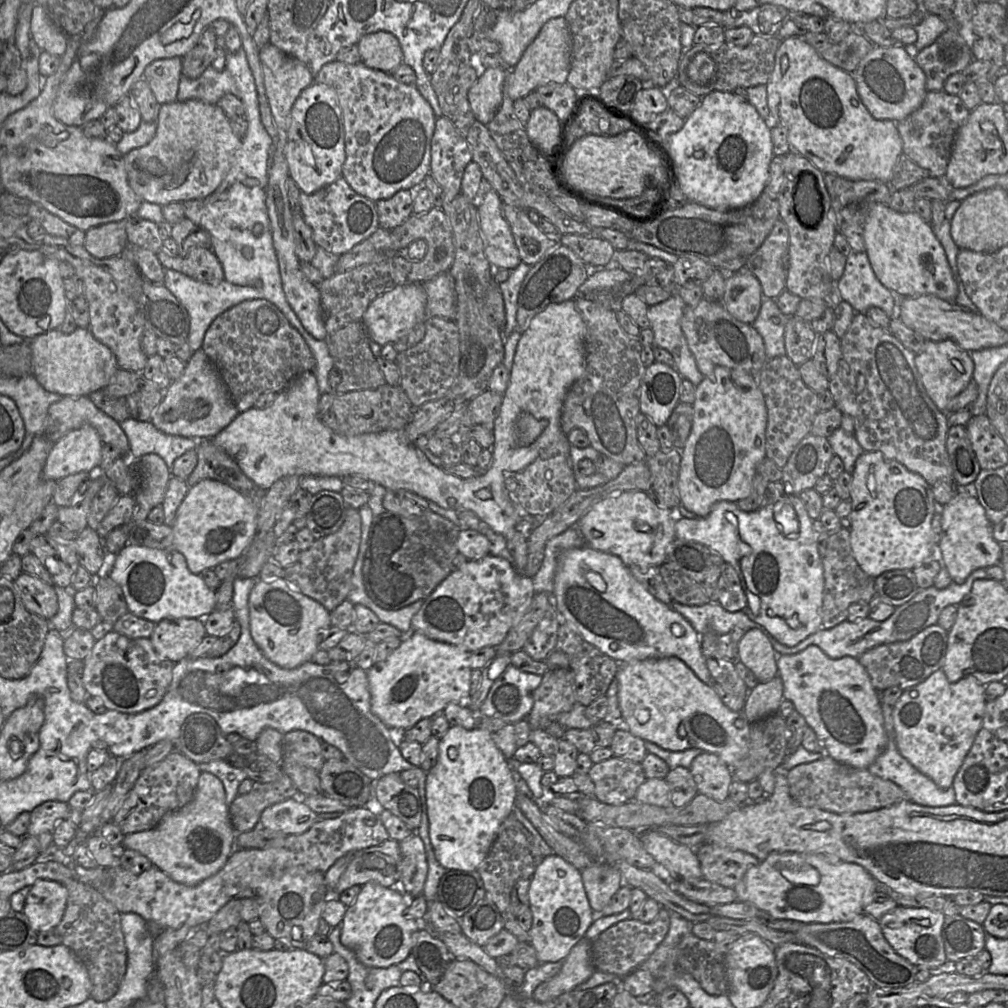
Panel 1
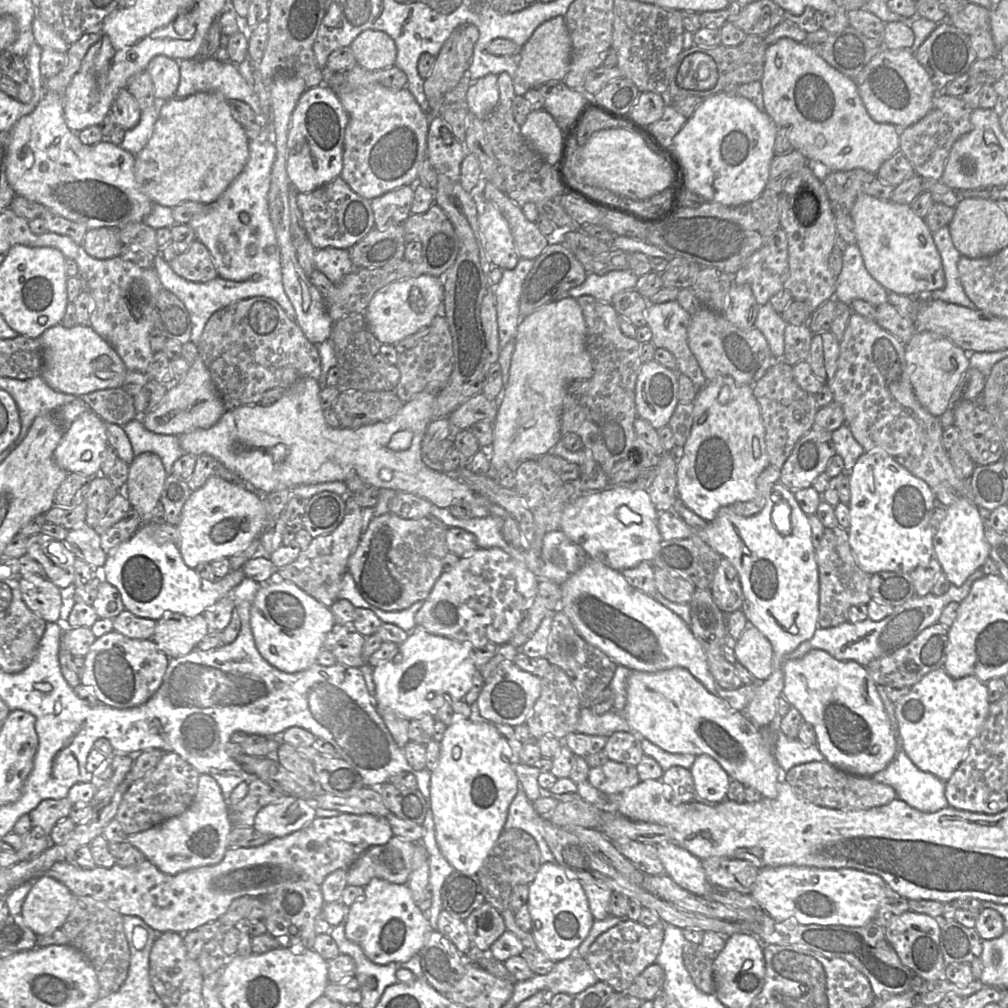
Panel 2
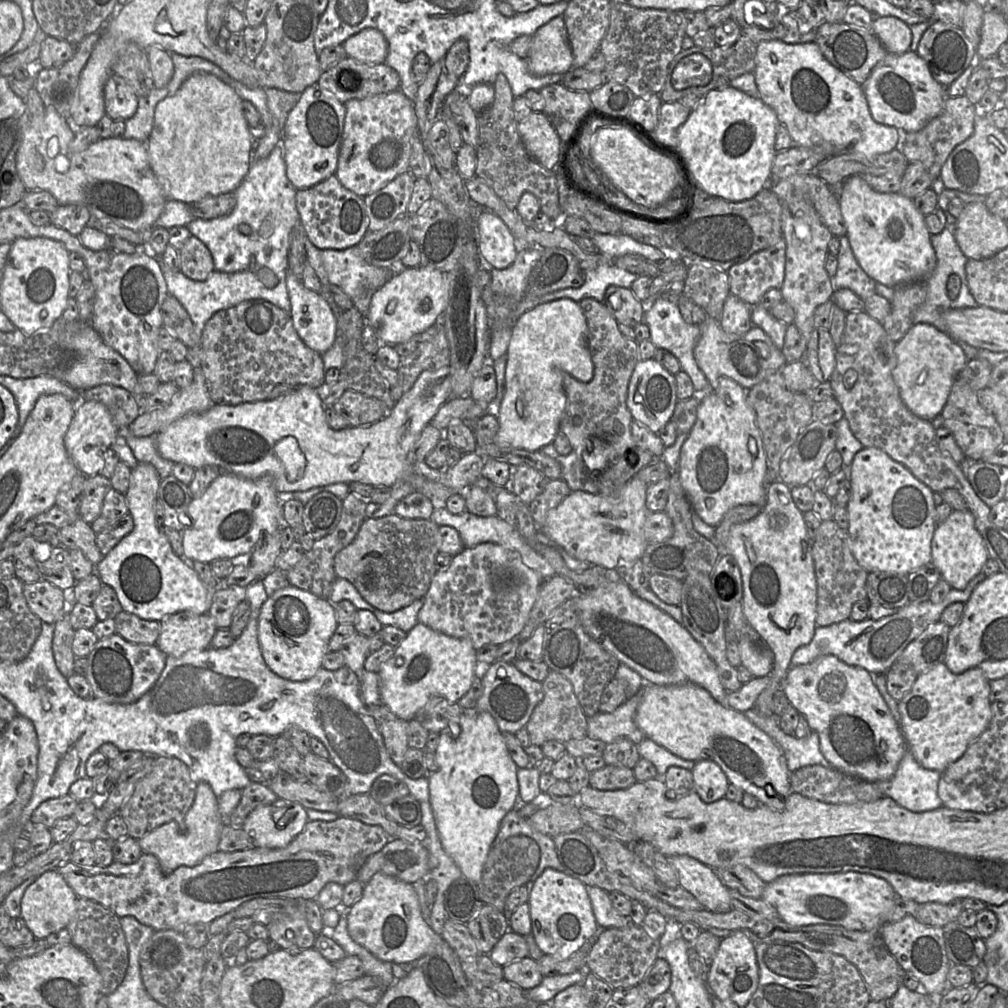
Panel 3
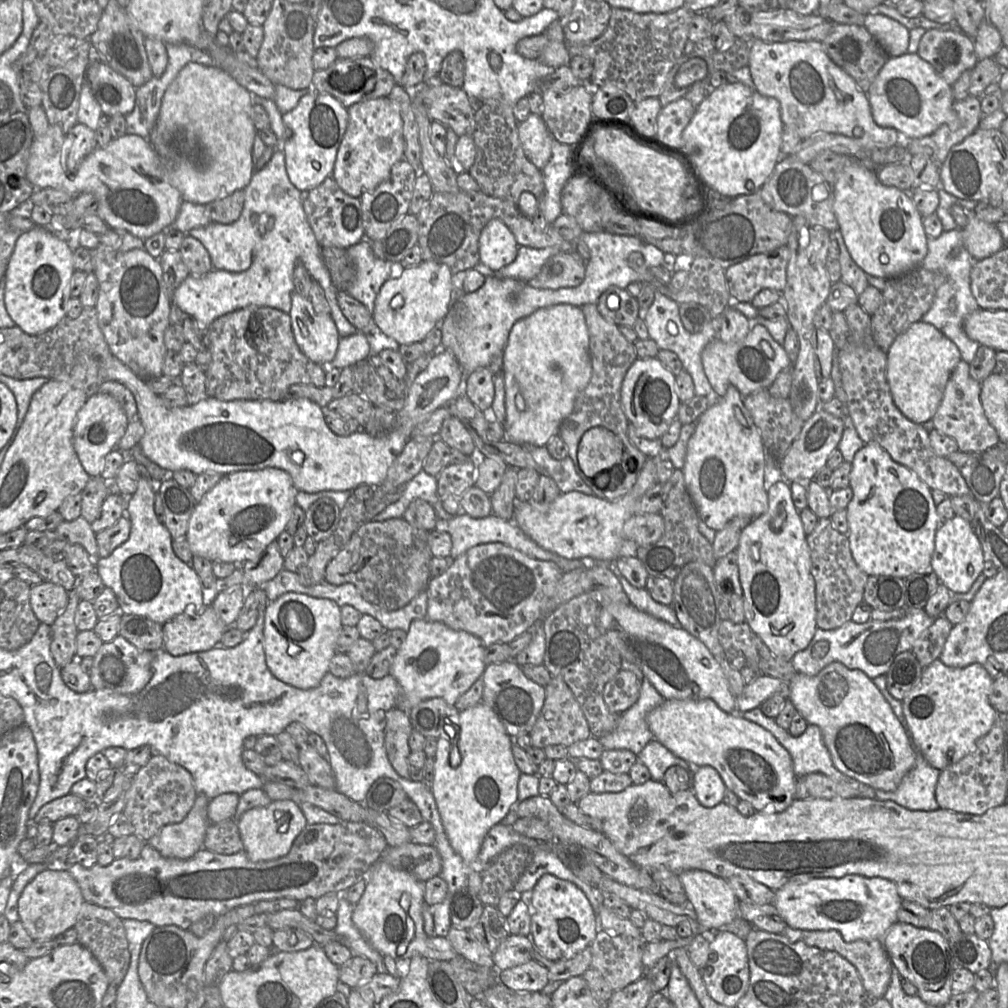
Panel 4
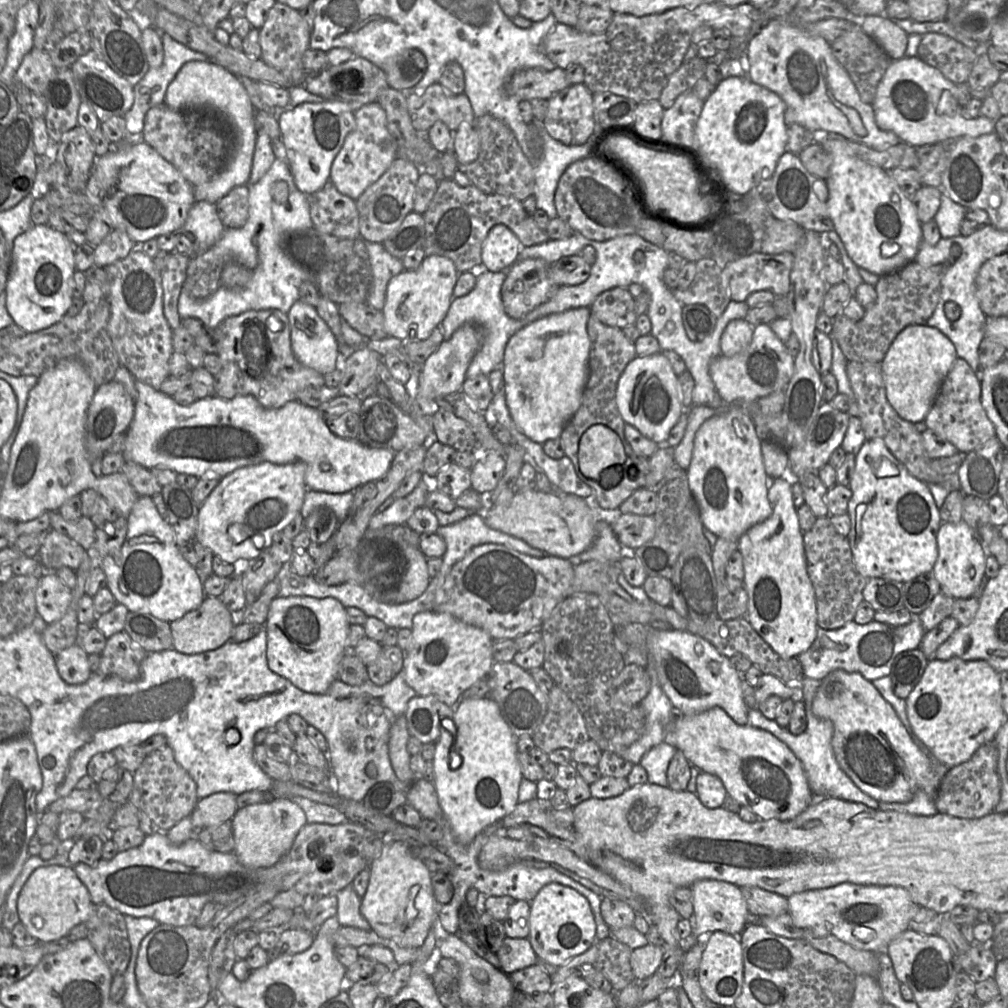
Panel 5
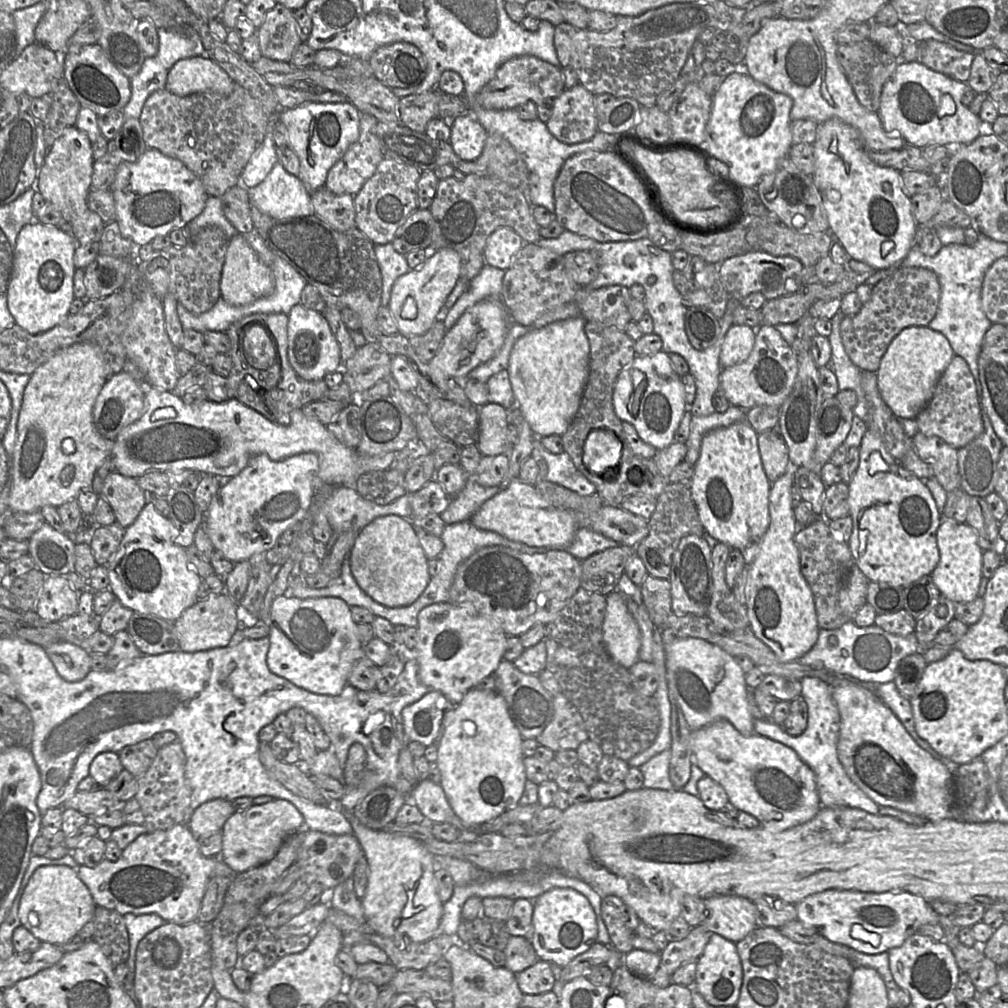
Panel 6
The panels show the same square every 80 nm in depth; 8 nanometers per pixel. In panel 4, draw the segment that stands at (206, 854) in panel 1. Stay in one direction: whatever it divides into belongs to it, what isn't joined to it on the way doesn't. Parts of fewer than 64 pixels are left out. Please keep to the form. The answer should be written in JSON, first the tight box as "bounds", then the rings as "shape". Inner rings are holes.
{"bounds":[146,794,210,858],"shape":[[[198,794],[194,806],[182,822],[164,826],[146,843],[166,858],[193,857],[203,848],[206,830],[210,825],[207,816],[209,801],[205,795]]]}

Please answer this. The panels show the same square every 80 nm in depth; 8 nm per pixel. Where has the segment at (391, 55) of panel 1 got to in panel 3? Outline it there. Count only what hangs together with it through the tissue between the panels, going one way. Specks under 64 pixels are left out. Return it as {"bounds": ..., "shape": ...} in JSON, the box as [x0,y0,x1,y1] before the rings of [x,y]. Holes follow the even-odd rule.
{"bounds":[342,28,388,64],"shape":[[[365,28],[342,44],[348,57],[366,64],[383,64],[388,53],[388,43],[377,29]]]}

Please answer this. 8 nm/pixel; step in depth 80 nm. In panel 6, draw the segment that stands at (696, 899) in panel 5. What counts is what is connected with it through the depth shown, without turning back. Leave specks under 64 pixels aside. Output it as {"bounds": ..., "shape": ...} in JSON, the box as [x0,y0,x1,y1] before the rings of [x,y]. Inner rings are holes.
{"bounds":[700,895,760,943],"shape":[[[714,895],[704,899],[709,916],[700,924],[707,931],[718,933],[737,943],[760,926],[755,904],[736,895]]]}

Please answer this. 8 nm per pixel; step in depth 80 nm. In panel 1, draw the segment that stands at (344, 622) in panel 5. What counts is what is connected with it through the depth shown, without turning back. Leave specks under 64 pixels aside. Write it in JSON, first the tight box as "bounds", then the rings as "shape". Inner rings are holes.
{"bounds":[248,579,331,669],"shape":[[[277,579],[272,582],[257,580],[248,598],[251,636],[261,652],[274,664],[284,669],[294,669],[311,661],[318,650],[318,637],[331,626],[330,612],[319,602],[304,595],[291,582]]]}

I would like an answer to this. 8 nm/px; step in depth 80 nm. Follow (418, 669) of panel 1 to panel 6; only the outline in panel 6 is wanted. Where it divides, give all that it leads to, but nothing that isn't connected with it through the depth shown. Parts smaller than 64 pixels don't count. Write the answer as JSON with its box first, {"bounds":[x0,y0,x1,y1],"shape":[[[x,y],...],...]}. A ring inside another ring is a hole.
{"bounds":[415,602,508,704],"shape":[[[451,602],[426,606],[418,613],[415,650],[419,679],[431,691],[439,691],[453,704],[458,704],[471,688],[496,671],[503,660],[507,638],[508,635],[496,621],[477,613],[474,609],[464,609]]]}

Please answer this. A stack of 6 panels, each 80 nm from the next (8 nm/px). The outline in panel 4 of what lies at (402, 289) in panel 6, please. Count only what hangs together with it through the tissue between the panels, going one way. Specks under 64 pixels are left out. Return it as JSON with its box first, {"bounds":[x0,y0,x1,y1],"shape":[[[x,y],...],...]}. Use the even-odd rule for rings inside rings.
{"bounds":[373,261,452,345],"shape":[[[434,261],[404,268],[397,278],[389,278],[375,299],[373,320],[380,331],[400,345],[422,340],[444,320],[450,309],[452,291],[450,268]]]}

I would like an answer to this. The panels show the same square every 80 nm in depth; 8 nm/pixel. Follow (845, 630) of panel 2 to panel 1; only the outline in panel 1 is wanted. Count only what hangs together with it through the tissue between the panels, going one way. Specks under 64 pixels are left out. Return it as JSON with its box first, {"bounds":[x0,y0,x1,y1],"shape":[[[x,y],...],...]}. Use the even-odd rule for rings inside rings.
{"bounds":[769,568,987,659],"shape":[[[979,568],[973,571],[962,584],[952,583],[945,589],[937,589],[931,586],[919,592],[906,603],[895,608],[893,614],[884,621],[875,621],[869,617],[859,619],[855,622],[849,620],[843,621],[830,629],[821,628],[817,632],[805,638],[794,647],[785,646],[773,637],[769,639],[776,651],[776,657],[780,654],[796,654],[810,645],[818,646],[828,657],[832,659],[850,656],[859,658],[867,650],[881,645],[894,642],[907,641],[925,628],[937,624],[941,611],[948,605],[958,606],[962,599],[971,591],[972,584],[976,579],[986,579],[987,573],[985,568]]]}

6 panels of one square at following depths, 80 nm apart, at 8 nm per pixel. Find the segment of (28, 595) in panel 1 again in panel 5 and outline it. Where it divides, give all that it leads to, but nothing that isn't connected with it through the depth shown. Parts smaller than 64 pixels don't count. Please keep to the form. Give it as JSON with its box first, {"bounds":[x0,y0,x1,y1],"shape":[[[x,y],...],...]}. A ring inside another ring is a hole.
{"bounds":[35,572,72,623],"shape":[[[46,572],[35,591],[36,611],[47,623],[62,618],[72,600],[72,589],[66,586],[54,572]]]}

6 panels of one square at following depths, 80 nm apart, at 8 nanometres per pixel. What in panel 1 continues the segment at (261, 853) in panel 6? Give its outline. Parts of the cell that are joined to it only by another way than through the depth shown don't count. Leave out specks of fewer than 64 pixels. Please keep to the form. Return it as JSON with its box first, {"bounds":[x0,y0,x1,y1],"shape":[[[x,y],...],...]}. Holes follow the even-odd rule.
{"bounds":[258,798,317,835],"shape":[[[289,798],[267,807],[258,826],[286,835],[301,834],[317,821],[317,814],[301,801]]]}

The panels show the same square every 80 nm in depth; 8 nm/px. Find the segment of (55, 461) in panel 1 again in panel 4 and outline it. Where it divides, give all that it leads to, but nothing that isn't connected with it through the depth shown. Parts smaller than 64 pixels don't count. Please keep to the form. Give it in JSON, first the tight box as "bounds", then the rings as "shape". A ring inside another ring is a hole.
{"bounds":[73,392,129,476],"shape":[[[97,392],[87,399],[79,410],[73,427],[73,446],[85,471],[92,476],[101,476],[105,456],[117,449],[129,420],[120,403],[107,393]]]}

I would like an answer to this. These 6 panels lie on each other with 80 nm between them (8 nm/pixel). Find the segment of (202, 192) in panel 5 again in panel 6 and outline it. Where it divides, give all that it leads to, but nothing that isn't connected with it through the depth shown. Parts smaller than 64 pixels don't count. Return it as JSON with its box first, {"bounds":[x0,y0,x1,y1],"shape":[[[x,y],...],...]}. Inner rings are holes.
{"bounds":[165,55,234,96],"shape":[[[206,55],[177,61],[169,70],[165,89],[178,96],[212,91],[228,95],[234,81]]]}

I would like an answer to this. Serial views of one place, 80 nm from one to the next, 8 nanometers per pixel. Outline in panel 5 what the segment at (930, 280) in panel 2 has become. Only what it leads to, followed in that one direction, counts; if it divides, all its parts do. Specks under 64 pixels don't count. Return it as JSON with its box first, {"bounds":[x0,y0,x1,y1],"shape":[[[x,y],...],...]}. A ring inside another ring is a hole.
{"bounds":[815,131,922,276],"shape":[[[816,131],[815,133],[815,142],[819,142],[822,144],[823,149],[831,155],[832,157],[832,165],[829,171],[829,176],[825,180],[827,188],[828,188],[828,198],[826,201],[826,206],[828,209],[828,213],[834,223],[834,230],[838,233],[840,236],[846,251],[851,258],[851,260],[861,268],[864,268],[878,276],[883,276],[886,274],[890,274],[892,272],[895,272],[908,263],[911,263],[914,261],[914,258],[918,252],[919,245],[922,241],[922,229],[921,225],[922,223],[918,219],[916,208],[914,204],[911,201],[911,198],[903,193],[903,191],[900,189],[896,181],[889,175],[888,171],[885,169],[882,169],[878,166],[874,166],[860,158],[858,158],[855,155],[848,154],[844,149],[843,145],[841,144],[840,140],[837,139],[824,139],[825,135],[829,134],[830,132],[824,132],[824,131]]]}

